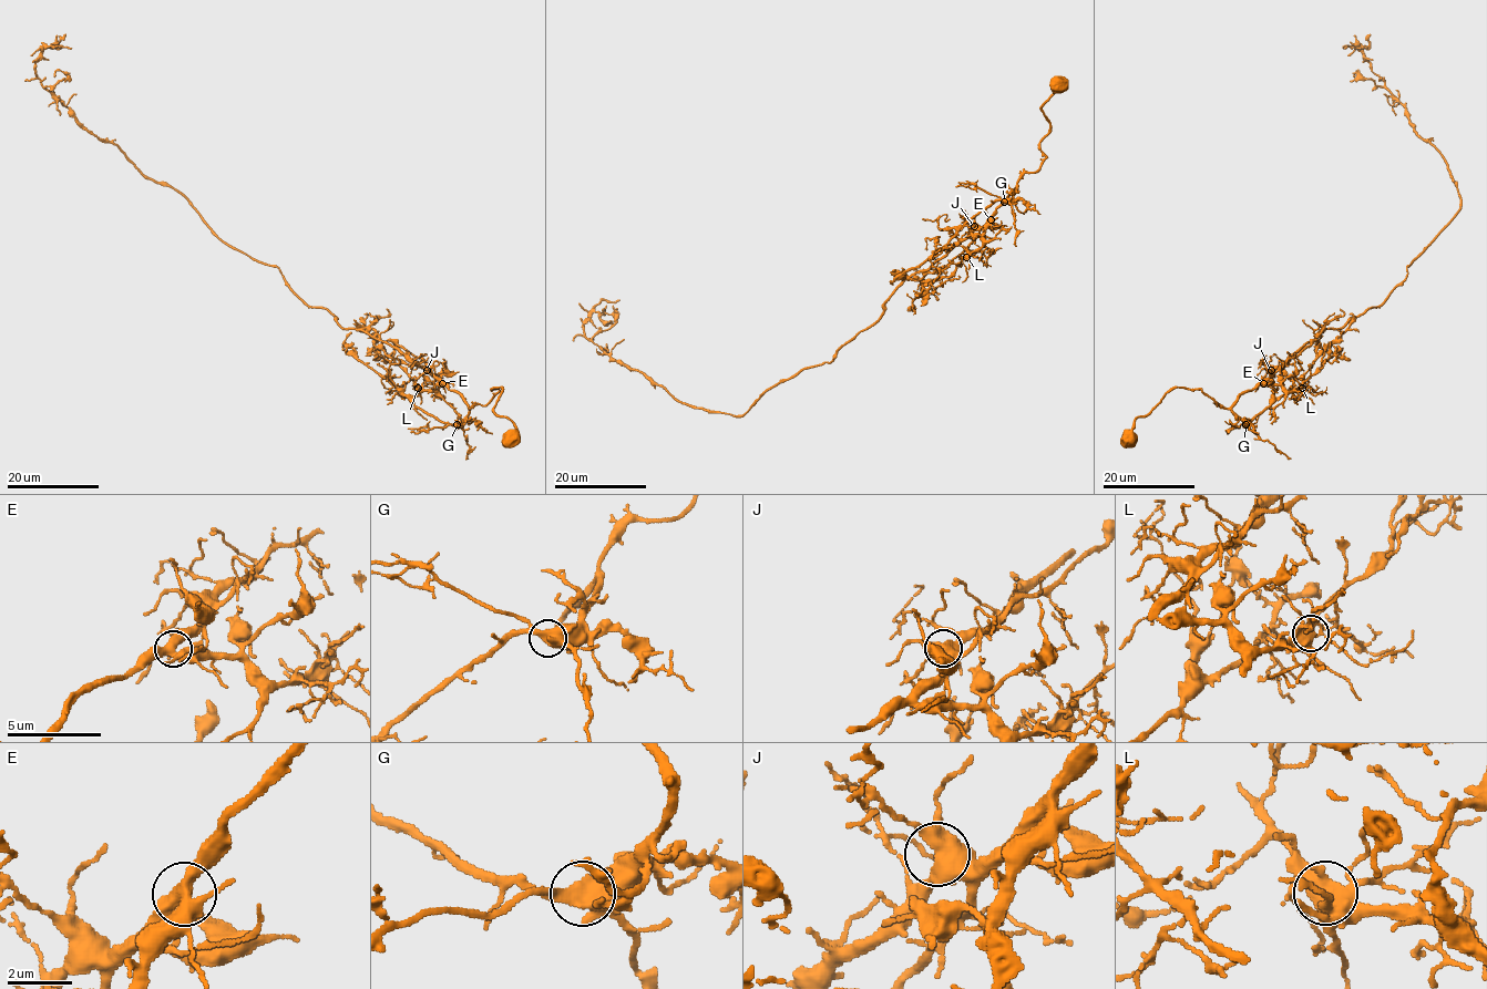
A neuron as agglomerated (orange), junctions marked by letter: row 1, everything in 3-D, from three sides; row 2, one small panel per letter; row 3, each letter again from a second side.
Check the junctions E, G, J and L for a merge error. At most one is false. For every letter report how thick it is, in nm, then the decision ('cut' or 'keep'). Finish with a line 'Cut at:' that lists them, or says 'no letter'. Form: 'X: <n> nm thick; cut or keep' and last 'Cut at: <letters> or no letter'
E: 460 nm thick; keep
G: 480 nm thick; keep
J: 550 nm thick; keep
L: 480 nm thick; keep
Cut at: no letter

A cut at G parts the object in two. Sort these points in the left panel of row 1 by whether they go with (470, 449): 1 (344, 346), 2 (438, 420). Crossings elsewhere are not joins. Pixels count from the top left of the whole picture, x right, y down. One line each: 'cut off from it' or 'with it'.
1: cut off from it
2: cut off from it

